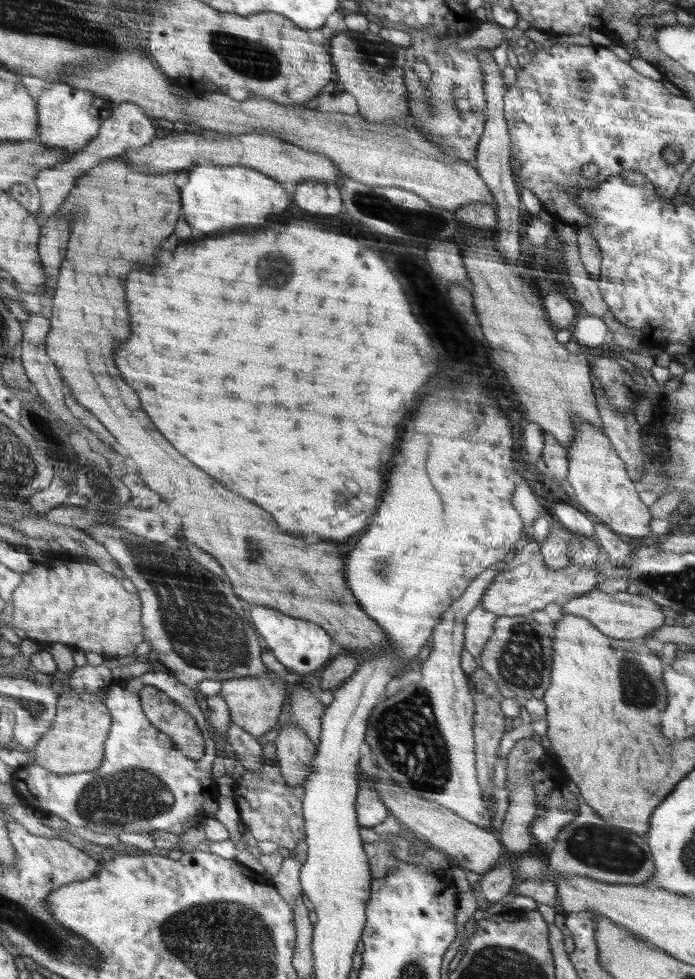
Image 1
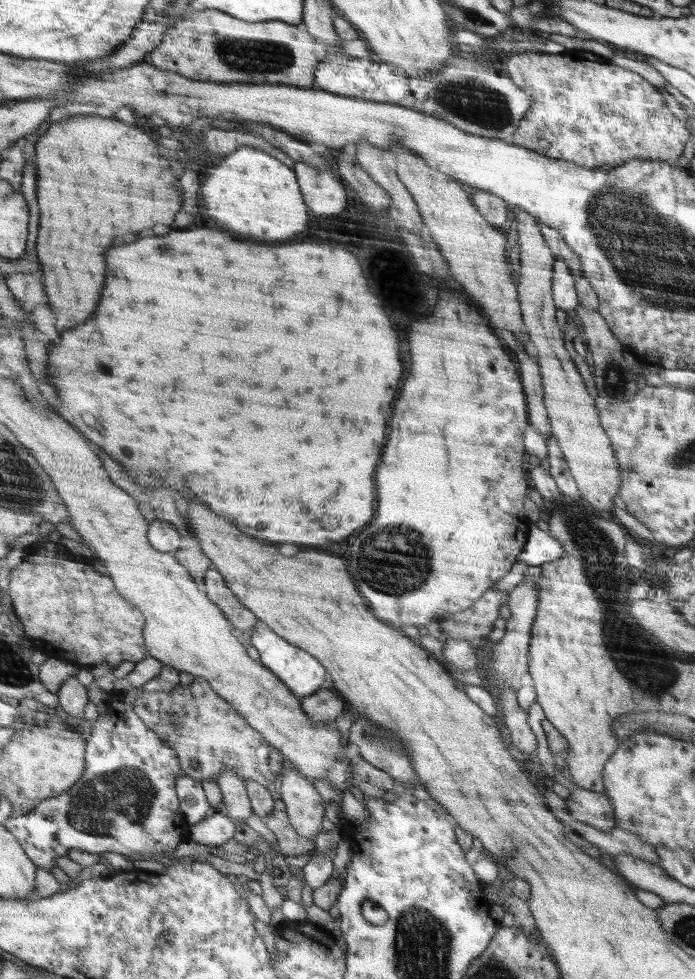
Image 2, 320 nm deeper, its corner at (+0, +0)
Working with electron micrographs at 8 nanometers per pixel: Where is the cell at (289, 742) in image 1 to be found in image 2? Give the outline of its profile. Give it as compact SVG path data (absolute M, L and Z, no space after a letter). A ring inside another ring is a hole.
M289 767L278 790L286 804L291 826L304 840L315 840L322 832L325 818L325 802L314 788L312 780Z

